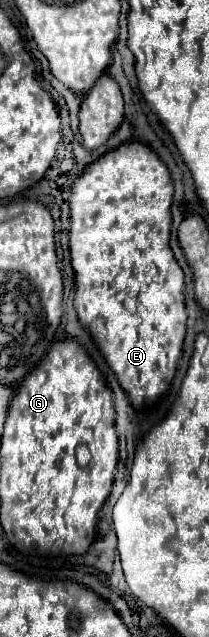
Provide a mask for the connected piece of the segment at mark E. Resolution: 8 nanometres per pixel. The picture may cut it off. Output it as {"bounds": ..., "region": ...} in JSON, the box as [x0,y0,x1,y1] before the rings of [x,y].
{"bounds":[69,142,187,410],"region":[[[141,142],[123,144],[87,166],[73,182],[69,196],[69,250],[77,286],[75,310],[79,322],[91,332],[135,410],[163,398],[175,378],[177,362],[183,352],[187,310],[183,302],[183,270],[169,248],[171,200],[173,182],[167,166]]]}

